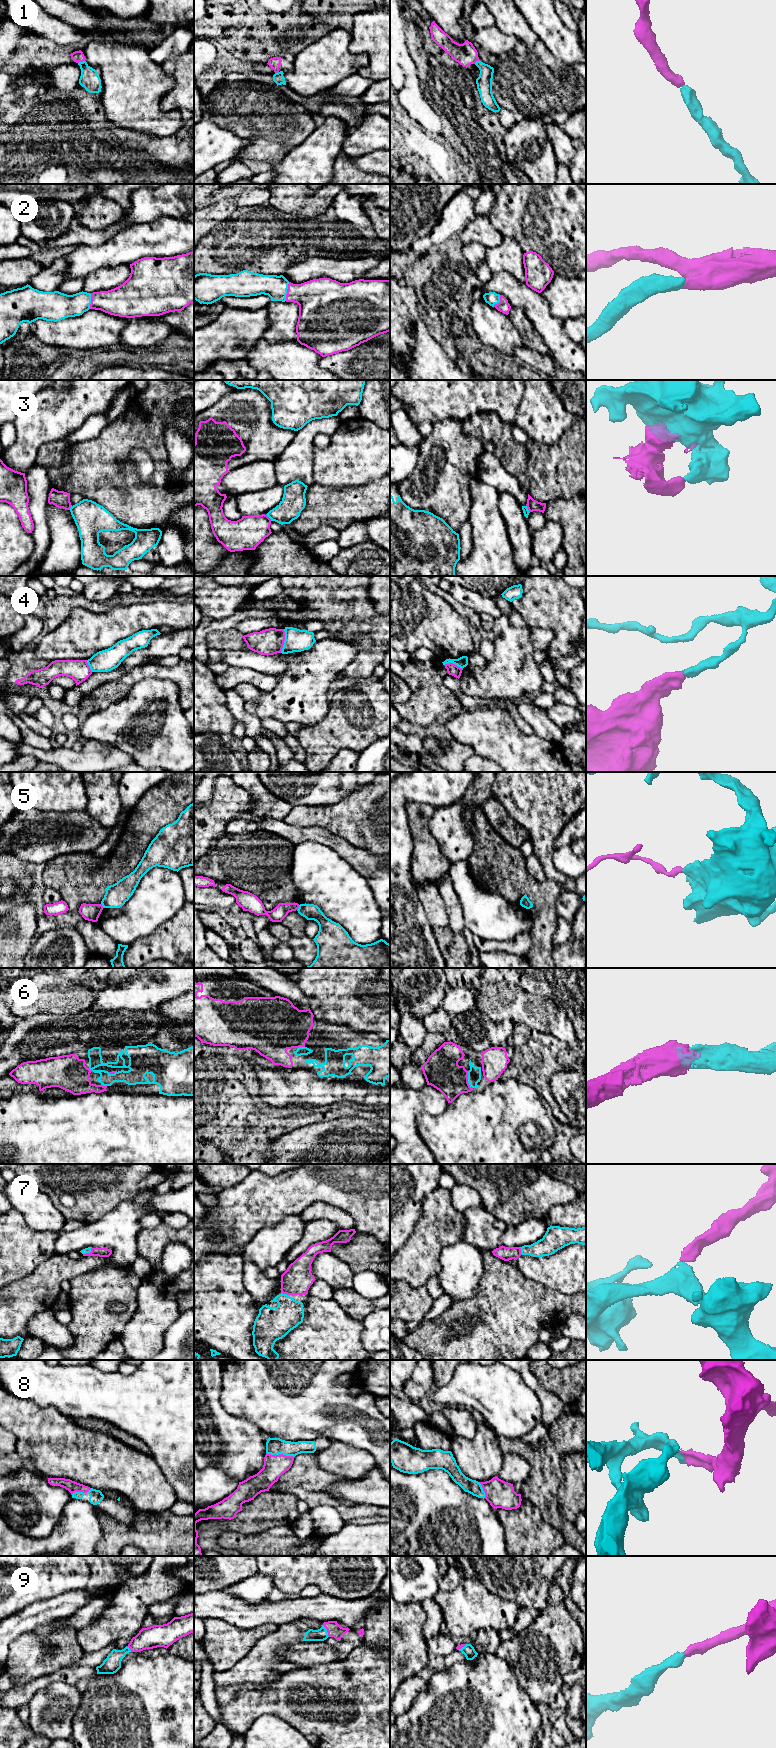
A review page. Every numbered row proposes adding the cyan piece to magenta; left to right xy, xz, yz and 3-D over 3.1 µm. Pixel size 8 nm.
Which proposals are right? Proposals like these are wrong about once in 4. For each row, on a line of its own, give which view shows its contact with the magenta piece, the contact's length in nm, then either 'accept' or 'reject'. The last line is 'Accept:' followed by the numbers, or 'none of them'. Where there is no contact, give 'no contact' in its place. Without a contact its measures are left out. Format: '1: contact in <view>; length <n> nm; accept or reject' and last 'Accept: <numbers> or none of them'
1: contact in xy; length 60 nm; accept
2: contact in xz; length 160 nm; accept
3: contact in yz; length 70 nm; reject
4: contact in xz; length 190 nm; reject
5: contact in xz; length 50 nm; reject
6: contact in yz; length 150 nm; accept
7: contact in xz; length 70 nm; accept
8: contact in xz; length 220 nm; accept
9: contact in xz; length 120 nm; accept
Accept: 1, 2, 6, 7, 8, 9

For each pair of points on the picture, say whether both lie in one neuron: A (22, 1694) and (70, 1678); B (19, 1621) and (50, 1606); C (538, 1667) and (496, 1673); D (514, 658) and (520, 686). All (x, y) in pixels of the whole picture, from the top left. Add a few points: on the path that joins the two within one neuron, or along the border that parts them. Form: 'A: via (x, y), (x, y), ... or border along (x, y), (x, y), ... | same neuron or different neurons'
A: via (34, 1686), (53, 1677), (59, 1677) | same neuron
B: via (27, 1619), (36, 1613), (42, 1612) | same neuron
C: border along (497, 1654), (508, 1663), (517, 1682), (526, 1691) | different neurons
D: via (514, 665), (514, 672), (520, 679) | same neuron

